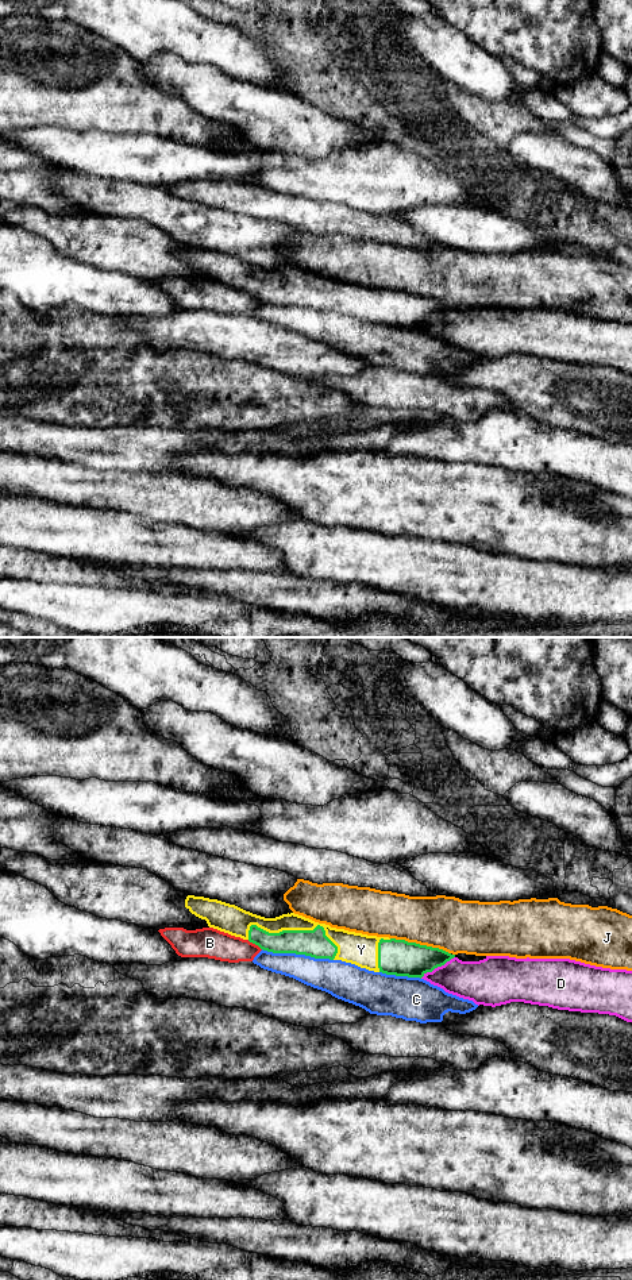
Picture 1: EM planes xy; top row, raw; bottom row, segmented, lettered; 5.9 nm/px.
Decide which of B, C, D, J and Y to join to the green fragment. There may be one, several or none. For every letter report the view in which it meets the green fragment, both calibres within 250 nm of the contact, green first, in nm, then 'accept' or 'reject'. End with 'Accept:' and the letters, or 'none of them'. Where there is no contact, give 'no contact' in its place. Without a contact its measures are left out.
B: contact in xy; calibres 140 and 180 nm; reject
C: contact in xy; calibres 160 and 200 nm; reject
D: contact in xy; calibres 220 and 240 nm; reject
J: contact in xy; calibres 220 and 320 nm; reject
Y: contact in xy; calibres 160 and 100 nm; accept
Accept: Y

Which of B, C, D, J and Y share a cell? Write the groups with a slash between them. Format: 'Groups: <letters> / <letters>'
Groups: B / C / D / J / Y

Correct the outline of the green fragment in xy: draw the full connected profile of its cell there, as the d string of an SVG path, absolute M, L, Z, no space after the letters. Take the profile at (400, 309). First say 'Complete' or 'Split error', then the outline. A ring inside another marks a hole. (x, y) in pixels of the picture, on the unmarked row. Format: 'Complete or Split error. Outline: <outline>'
Split error. Outline: M194 247L186 248L185 259L196 269L205 271L209 279L248 292L263 302L342 312L386 327L421 331L427 324L432 324L435 320L444 317L455 309L455 306L439 300L336 281L294 265L282 266L275 270L265 270L235 257Z

